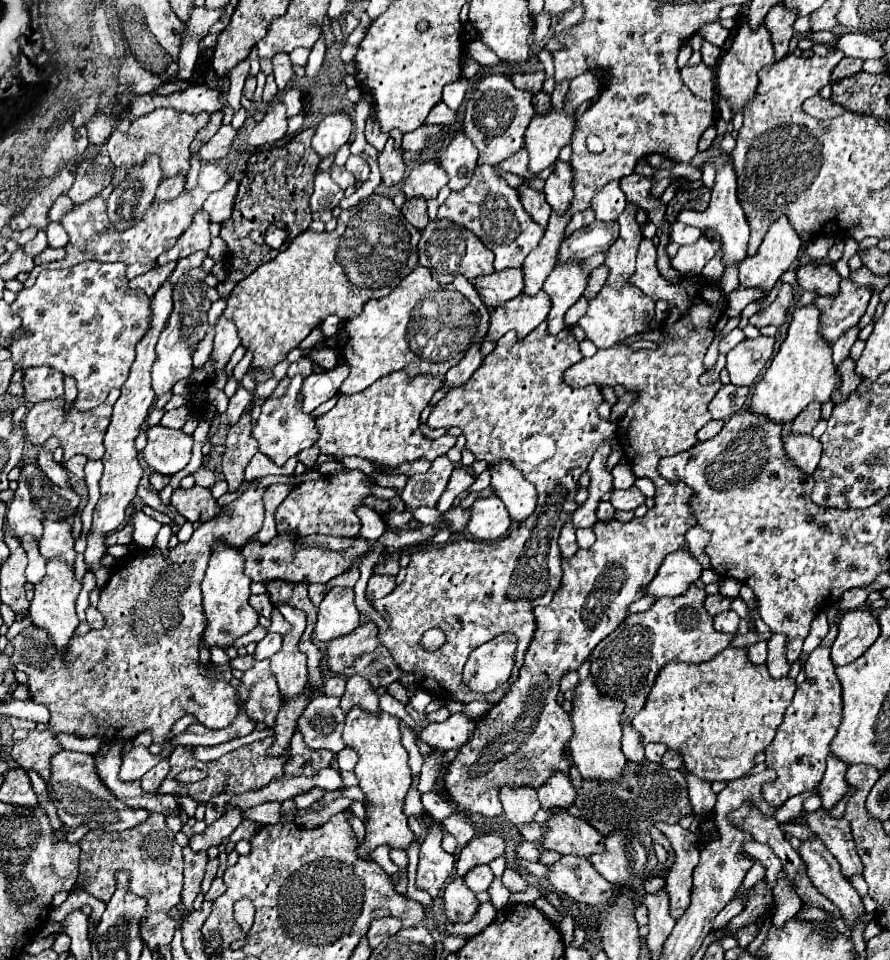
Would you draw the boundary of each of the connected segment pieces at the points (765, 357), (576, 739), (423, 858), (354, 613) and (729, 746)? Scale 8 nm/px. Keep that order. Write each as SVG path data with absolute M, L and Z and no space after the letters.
M755 337L743 339L737 347L727 353L727 371L733 385L753 385L765 363L773 357L775 339L773 337Z
M589 675L573 689L573 735L569 741L575 765L581 777L597 779L597 781L621 781L623 767L627 763L621 751L621 713L623 701L615 701L613 697L603 697L599 689L595 689L595 679Z
M425 813L425 825L427 825L427 837L421 843L417 883L415 885L419 889L427 891L431 897L439 897L443 883L449 879L449 875L453 871L455 857L441 849L443 829L429 813Z
M333 587L319 605L319 619L311 635L313 641L329 643L351 633L361 623L361 613L353 601L353 589Z
M727 647L705 663L669 663L655 677L653 689L641 713L633 717L633 727L643 735L643 743L665 743L683 757L685 767L707 781L733 781L743 777L755 763L753 757L761 753L775 737L783 721L785 709L791 705L795 685L783 679L771 679L765 665L753 665L745 649Z

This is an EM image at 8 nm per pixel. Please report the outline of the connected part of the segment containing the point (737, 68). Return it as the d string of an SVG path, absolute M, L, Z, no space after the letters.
M747 25L739 27L735 31L735 35L733 35L733 43L731 43L729 51L725 53L723 61L717 67L717 89L719 89L719 95L729 99L733 111L741 111L755 97L757 73L763 67L767 67L769 63L775 63L775 55L773 55L773 45L771 45L771 37L767 33L767 27L759 25L759 39Z

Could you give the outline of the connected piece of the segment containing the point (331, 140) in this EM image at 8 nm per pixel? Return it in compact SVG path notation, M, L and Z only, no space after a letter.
M343 113L327 115L323 121L319 121L311 145L317 151L317 155L325 159L327 155L333 155L341 145L349 141L351 129L353 129L353 121L349 115Z

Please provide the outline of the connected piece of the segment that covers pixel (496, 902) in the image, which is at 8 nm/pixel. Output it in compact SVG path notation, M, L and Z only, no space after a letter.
M499 877L493 879L493 883L491 883L491 887L487 889L487 893L489 893L489 901L493 903L495 909L505 907L505 905L509 903L509 897L511 897L511 893L503 887L503 883L501 883Z

